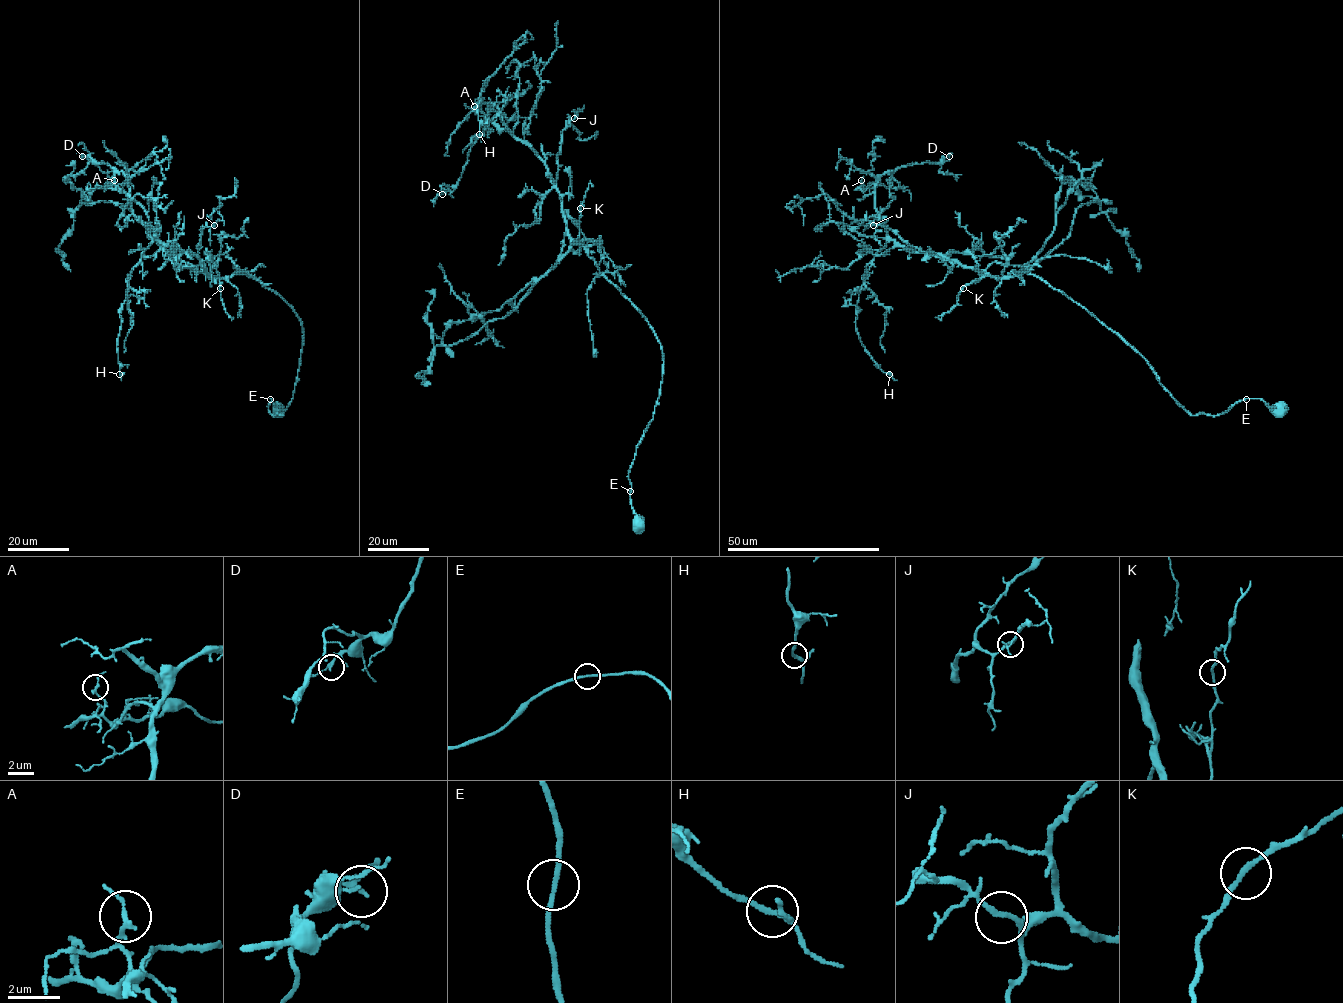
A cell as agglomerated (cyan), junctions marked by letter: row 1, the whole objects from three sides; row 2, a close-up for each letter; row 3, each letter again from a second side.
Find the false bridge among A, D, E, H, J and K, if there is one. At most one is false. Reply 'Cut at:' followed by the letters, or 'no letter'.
Cut at: no letter

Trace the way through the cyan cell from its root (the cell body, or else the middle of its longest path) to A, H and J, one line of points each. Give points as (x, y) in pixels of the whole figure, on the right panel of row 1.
A: (1278, 408), (1252, 398), (1190, 414), (1137, 352), (1040, 278), (995, 278), (898, 245), (861, 180)
H: (1278, 408), (1191, 415), (1040, 278), (892, 240), (866, 267), (855, 321), (889, 374)
J: (1278, 408), (1252, 398), (1216, 416), (1191, 415), (1137, 352), (1040, 278), (995, 278), (873, 225)

